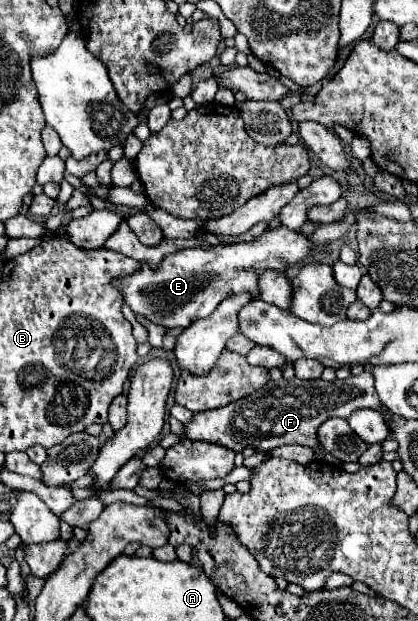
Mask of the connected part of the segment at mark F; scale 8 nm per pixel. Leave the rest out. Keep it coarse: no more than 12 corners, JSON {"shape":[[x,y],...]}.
{"shape":[[372,373],[268,381],[196,413],[188,439],[320,449],[318,427],[384,409]]}

